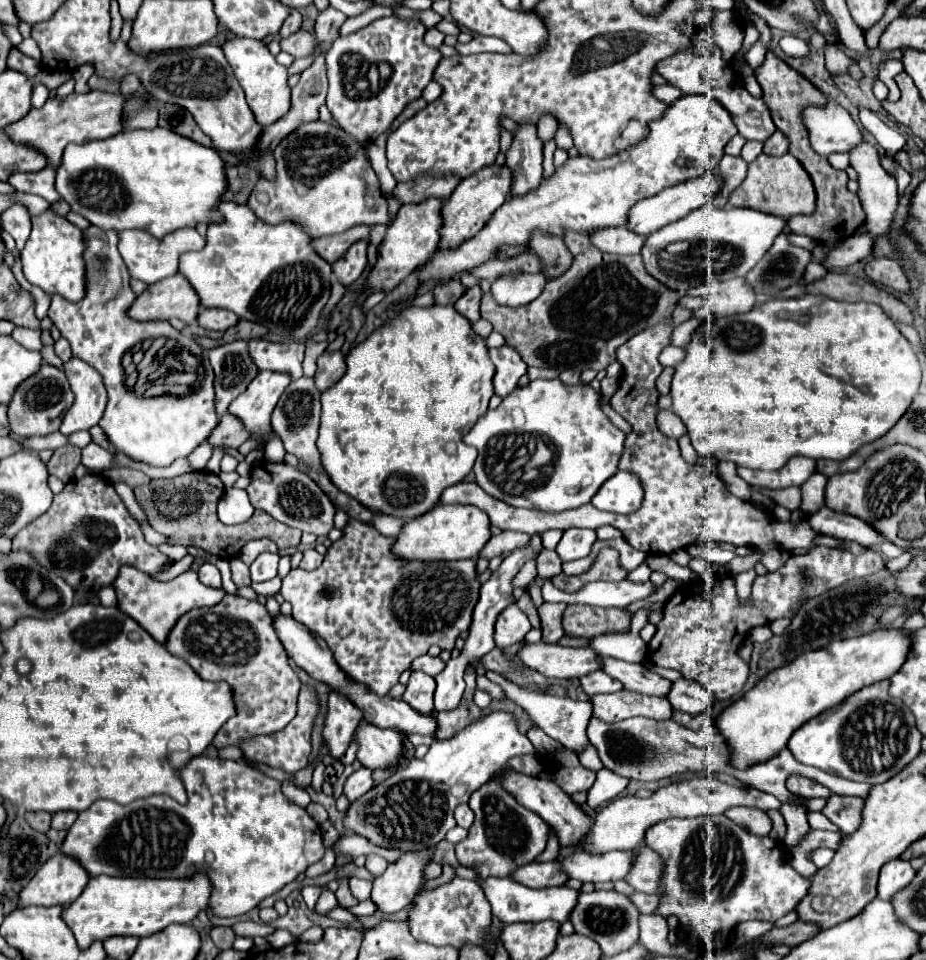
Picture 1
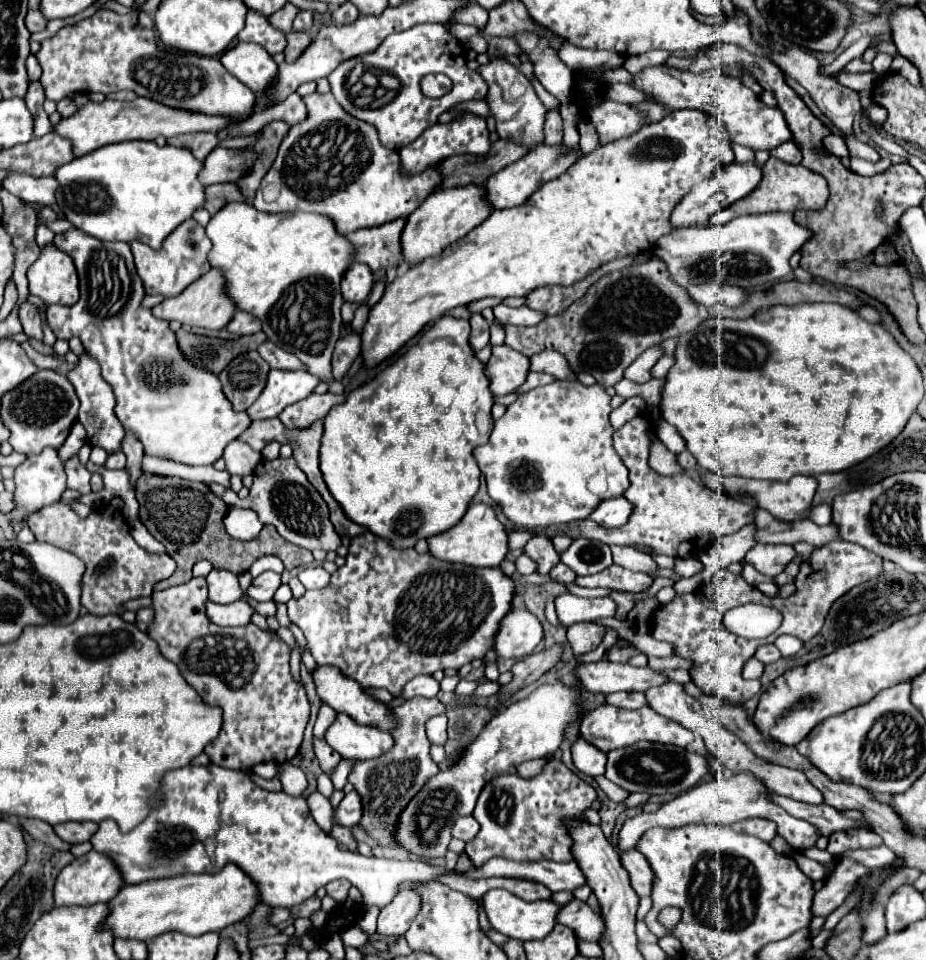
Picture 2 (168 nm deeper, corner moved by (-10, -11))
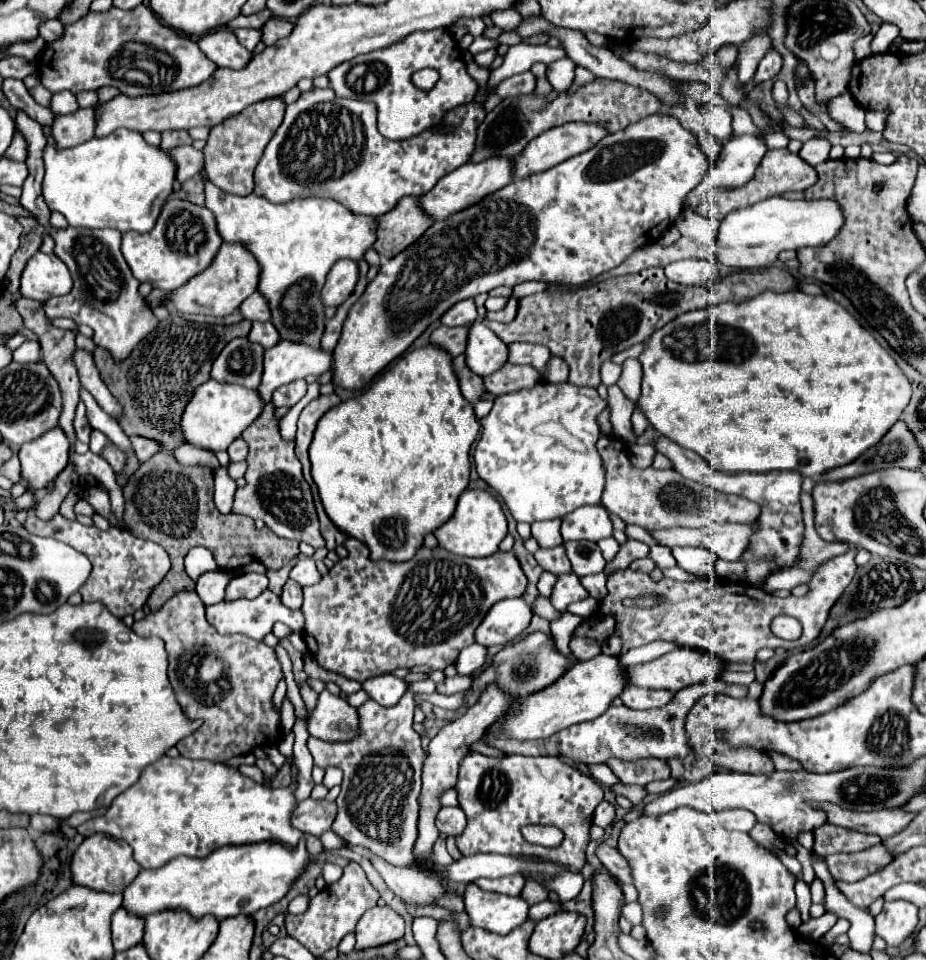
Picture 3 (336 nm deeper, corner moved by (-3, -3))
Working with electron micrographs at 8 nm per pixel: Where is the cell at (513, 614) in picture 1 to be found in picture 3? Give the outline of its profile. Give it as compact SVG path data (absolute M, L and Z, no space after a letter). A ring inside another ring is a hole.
M522 597L502 599L490 607L482 623L478 625L474 639L484 647L506 645L522 635L522 631L530 625L532 611Z

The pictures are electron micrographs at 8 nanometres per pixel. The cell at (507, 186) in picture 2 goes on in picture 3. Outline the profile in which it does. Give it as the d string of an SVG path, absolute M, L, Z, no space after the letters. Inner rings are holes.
M566 123L566 125L552 127L550 131L538 135L538 139L532 139L530 147L526 147L526 151L522 151L522 155L516 157L514 175L518 179L518 177L526 177L530 173L540 173L544 169L550 169L578 153L592 149L606 135L608 135L608 131L606 131L606 127L602 127L602 123Z

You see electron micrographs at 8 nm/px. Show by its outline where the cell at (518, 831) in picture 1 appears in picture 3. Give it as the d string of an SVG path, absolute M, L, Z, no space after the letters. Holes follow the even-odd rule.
M468 753L460 763L458 783L456 783L458 803L468 817L468 825L460 837L456 837L456 847L462 855L476 853L498 853L498 855L516 855L516 857L540 857L542 861L556 863L566 867L572 873L580 873L586 863L586 847L590 841L592 813L602 801L602 787L588 775L578 769L562 763L558 757L522 757L506 755L502 759L486 757L480 753ZM522 825L554 825L564 833L564 841L558 847L530 845L520 835Z

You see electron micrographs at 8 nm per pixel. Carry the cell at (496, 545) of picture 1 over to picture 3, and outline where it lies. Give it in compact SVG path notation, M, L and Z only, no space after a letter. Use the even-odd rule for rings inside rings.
M562 519L532 523L532 537L538 541L540 547L556 547L562 543L560 523L562 523Z

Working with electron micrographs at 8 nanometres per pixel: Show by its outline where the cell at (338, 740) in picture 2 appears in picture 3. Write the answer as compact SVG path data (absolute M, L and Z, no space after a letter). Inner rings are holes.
M324 689L318 695L316 707L306 717L306 729L312 737L326 741L352 739L358 729L356 709L350 707L342 697L336 697Z

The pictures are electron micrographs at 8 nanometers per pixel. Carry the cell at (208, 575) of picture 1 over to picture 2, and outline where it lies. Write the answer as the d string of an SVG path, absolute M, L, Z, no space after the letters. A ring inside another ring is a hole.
M213 569L207 575L207 585L209 585L209 599L213 599L215 603L233 603L241 597L241 587L237 583L235 573Z

